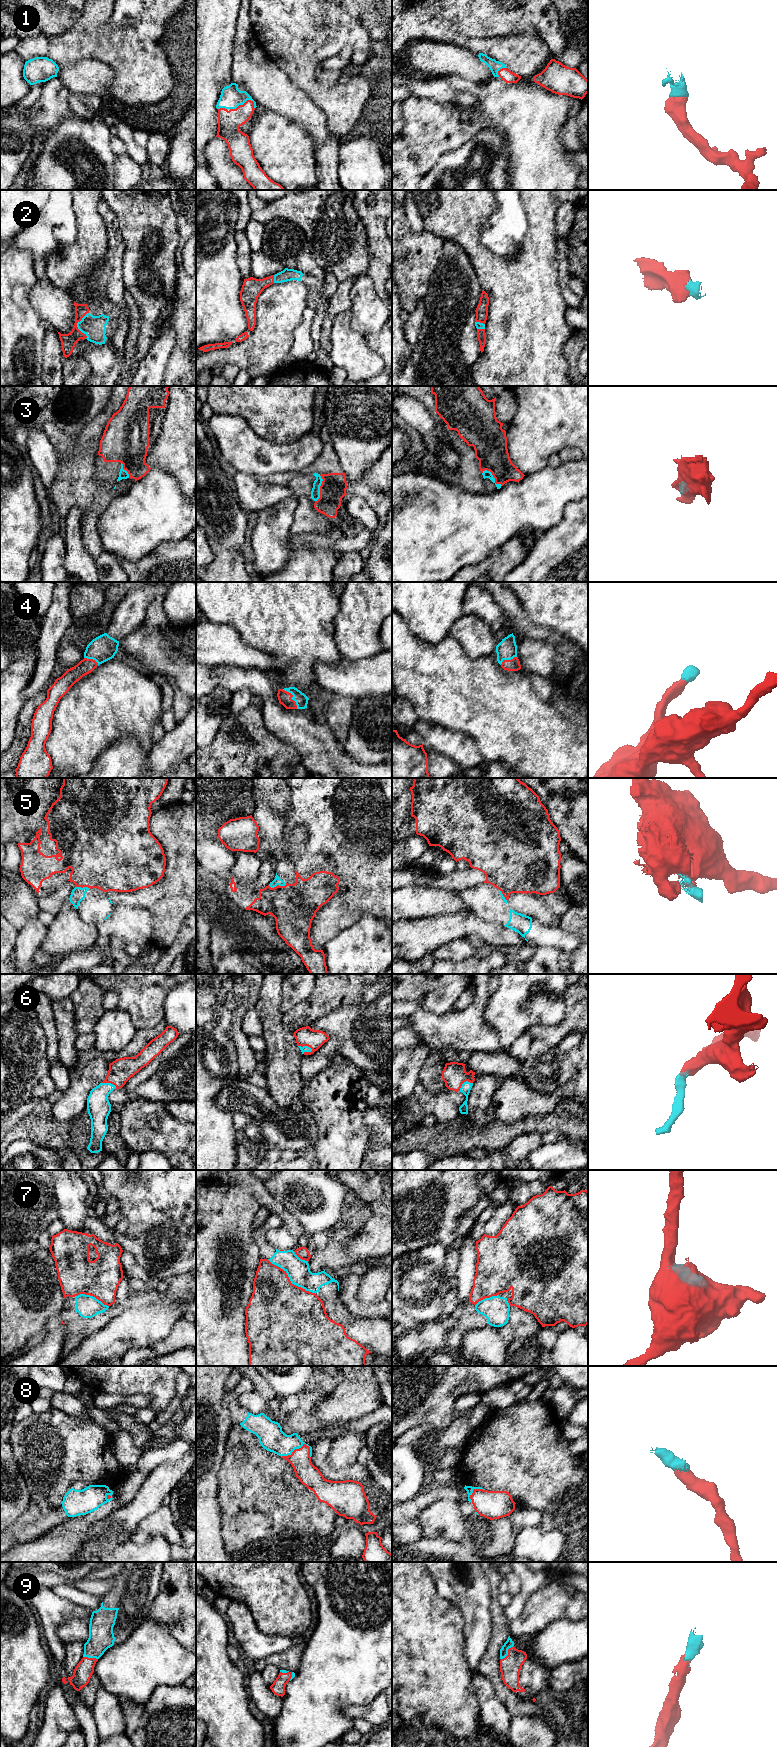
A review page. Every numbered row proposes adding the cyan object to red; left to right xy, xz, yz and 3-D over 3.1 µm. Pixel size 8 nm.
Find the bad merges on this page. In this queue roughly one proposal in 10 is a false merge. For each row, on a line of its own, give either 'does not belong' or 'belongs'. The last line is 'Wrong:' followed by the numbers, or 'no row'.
1: belongs
2: belongs
3: belongs
4: belongs
5: does not belong
6: belongs
7: does not belong
8: belongs
9: belongs
Wrong: 5, 7

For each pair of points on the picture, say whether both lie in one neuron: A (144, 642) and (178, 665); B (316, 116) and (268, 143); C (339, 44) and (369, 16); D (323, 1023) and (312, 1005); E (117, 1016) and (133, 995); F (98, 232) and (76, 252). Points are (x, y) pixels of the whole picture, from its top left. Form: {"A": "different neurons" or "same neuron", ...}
{"A": "same neuron", "B": "different neurons", "C": "different neurons", "D": "different neurons", "E": "different neurons", "F": "same neuron"}

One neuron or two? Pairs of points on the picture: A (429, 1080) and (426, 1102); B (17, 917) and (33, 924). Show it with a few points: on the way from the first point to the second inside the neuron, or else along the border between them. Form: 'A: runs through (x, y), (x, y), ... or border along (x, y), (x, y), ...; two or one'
A: runs through (429, 1085), (426, 1097); one
B: border along (36, 916), (32, 917), (19, 930); two

